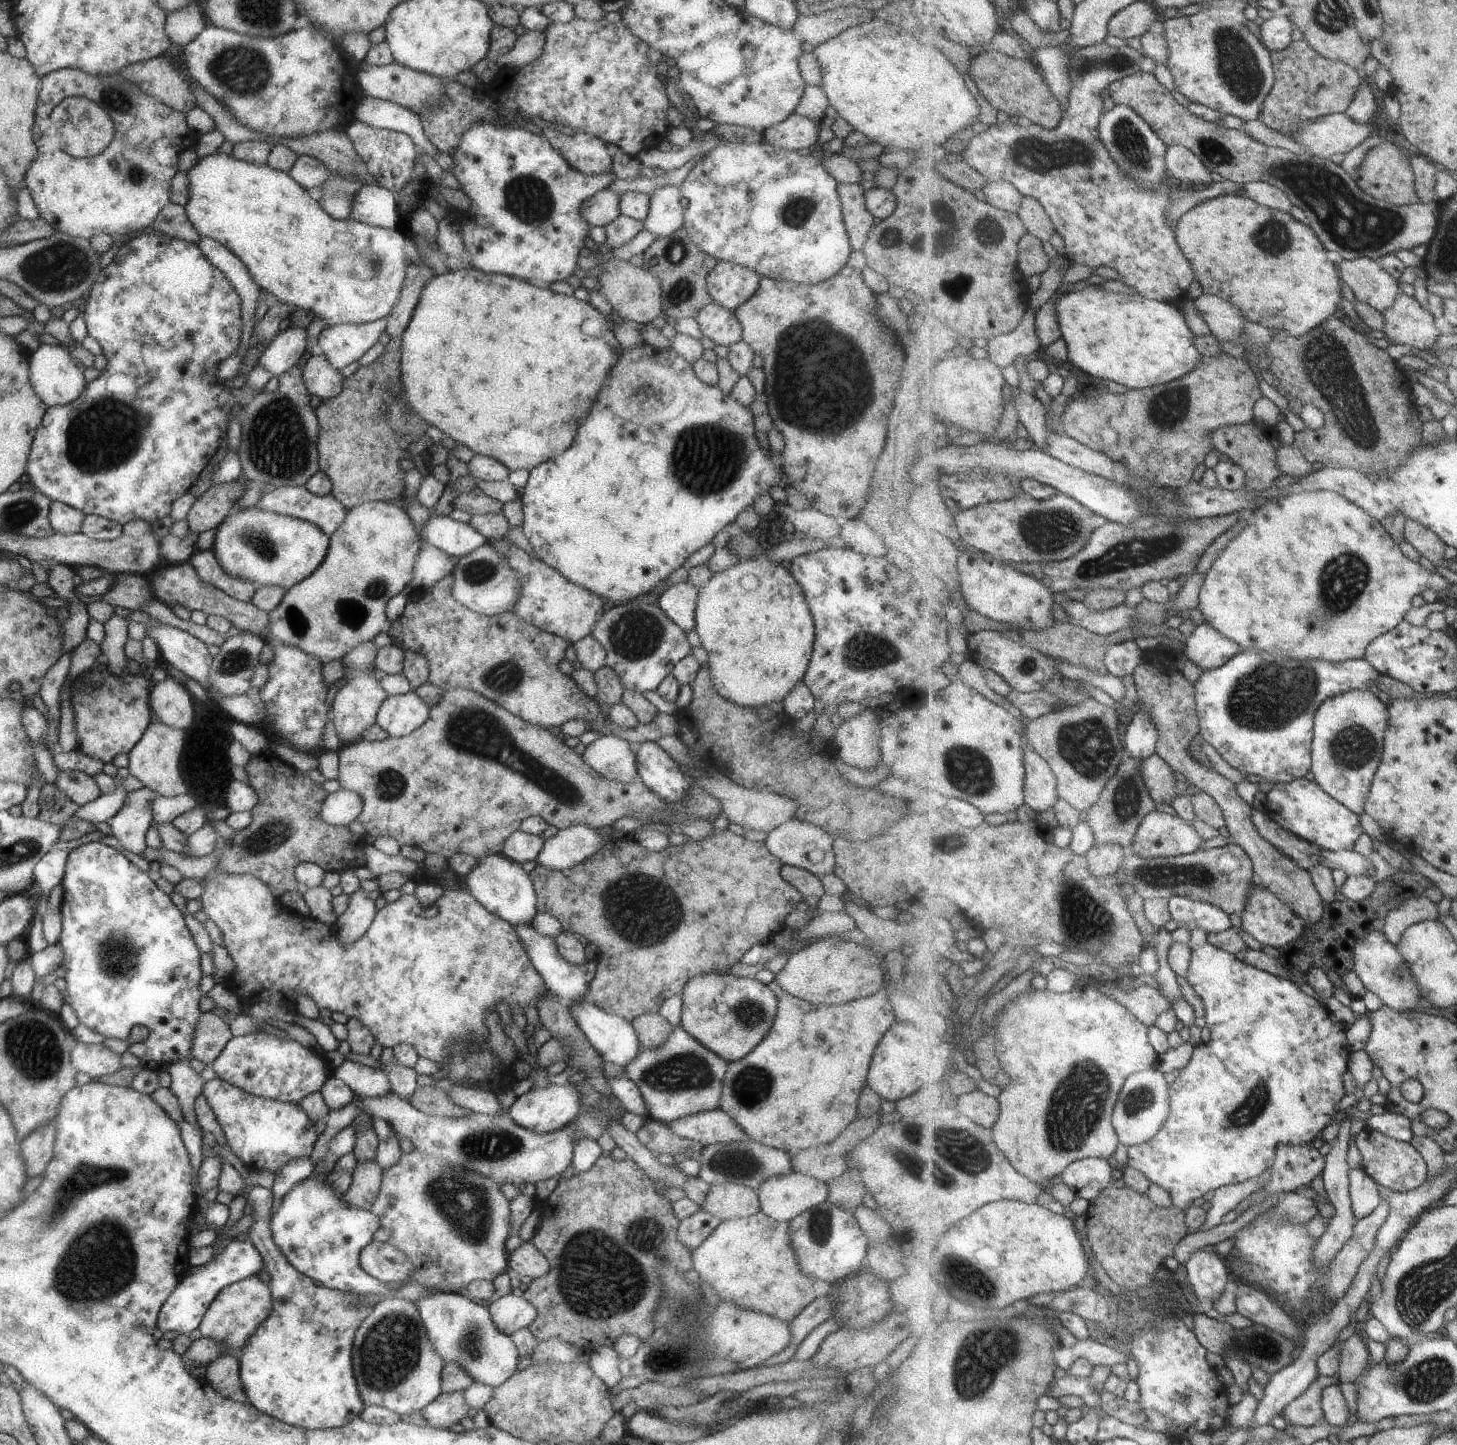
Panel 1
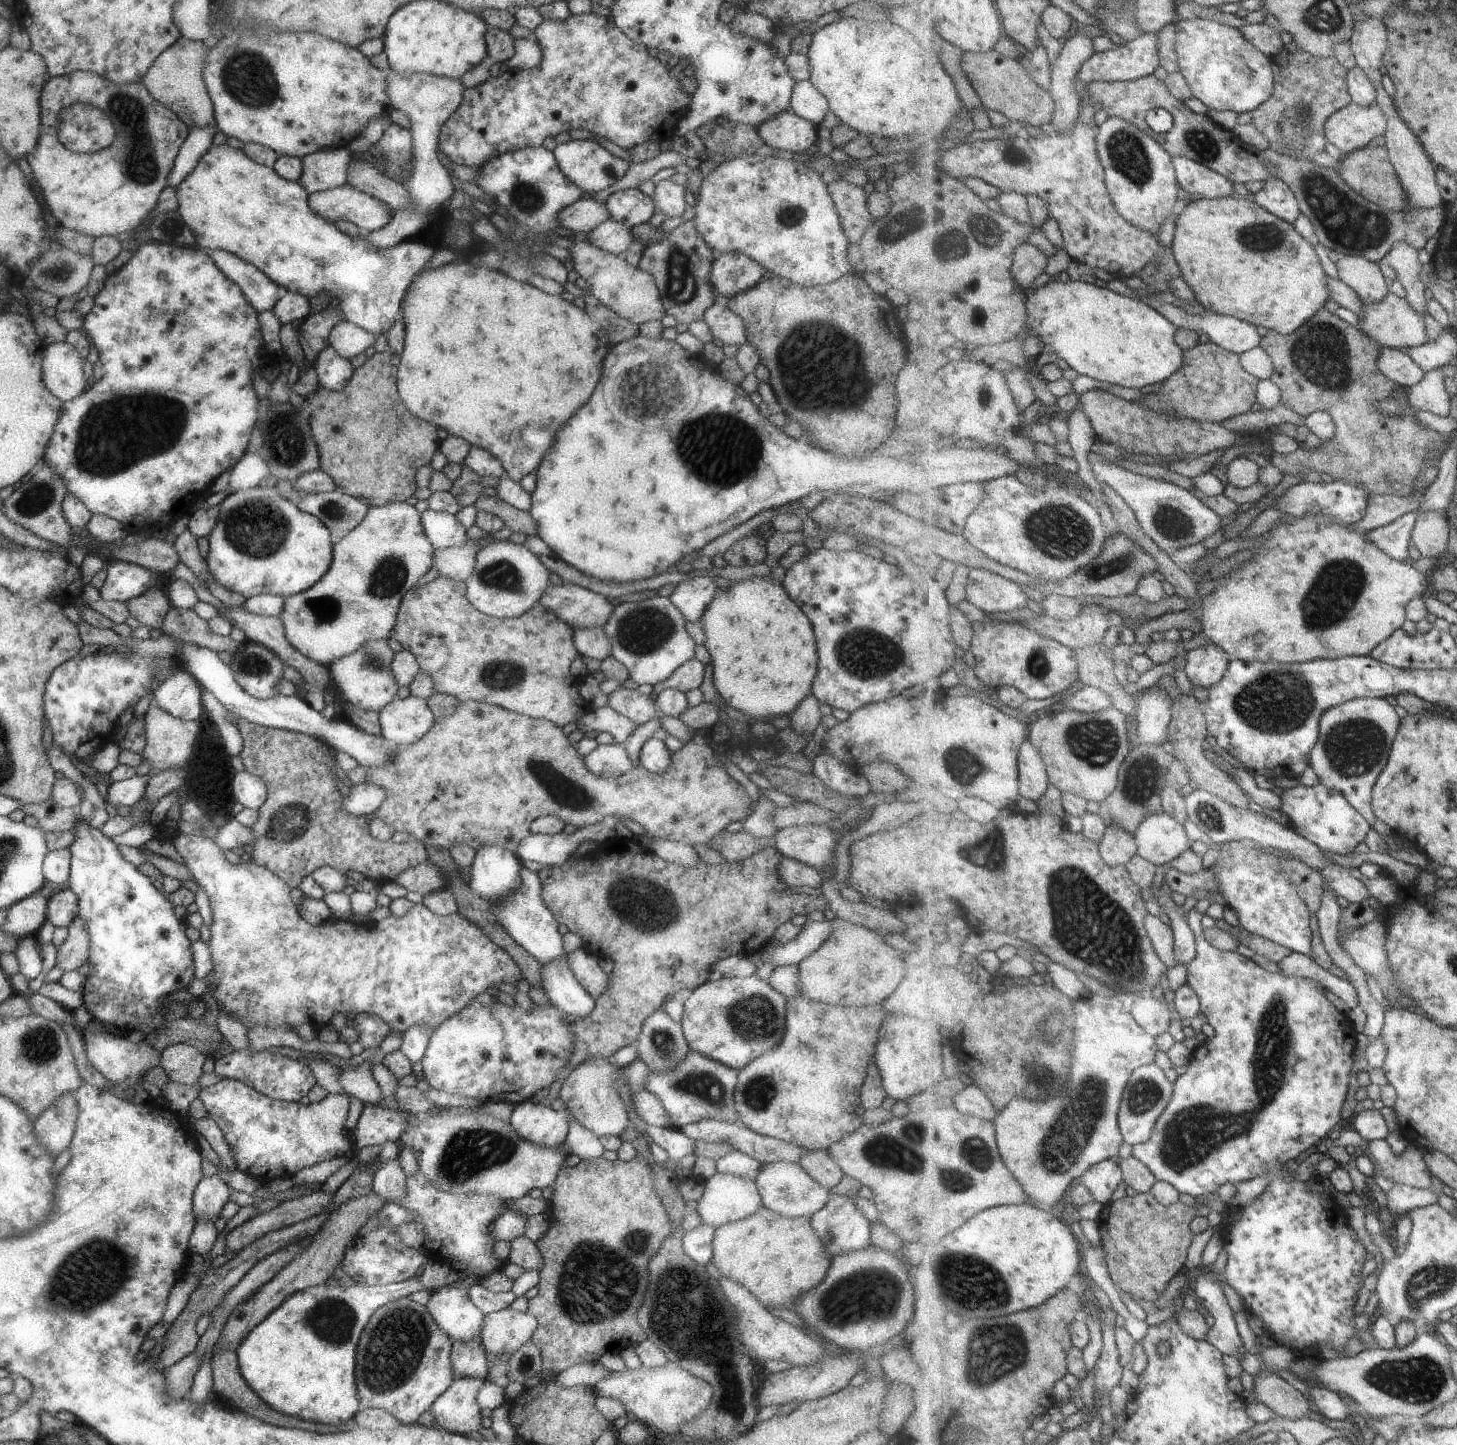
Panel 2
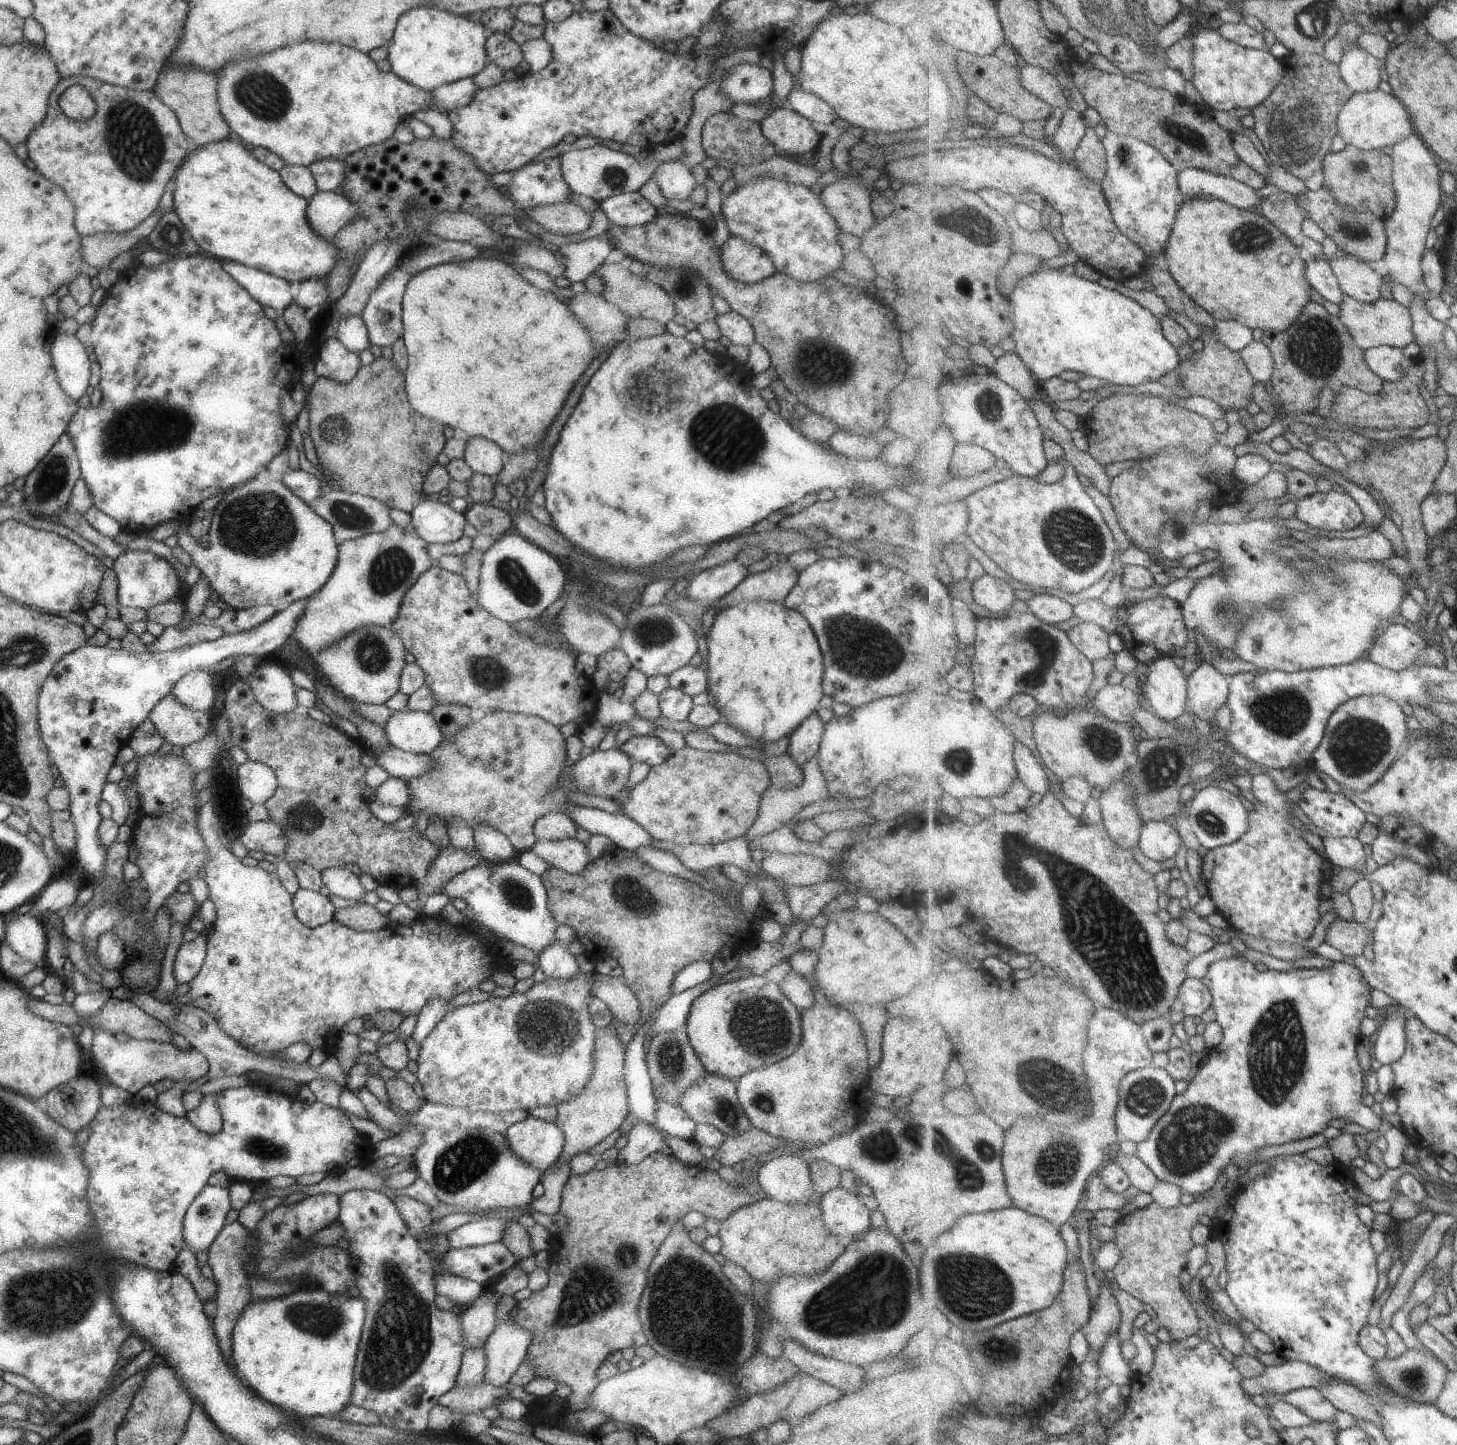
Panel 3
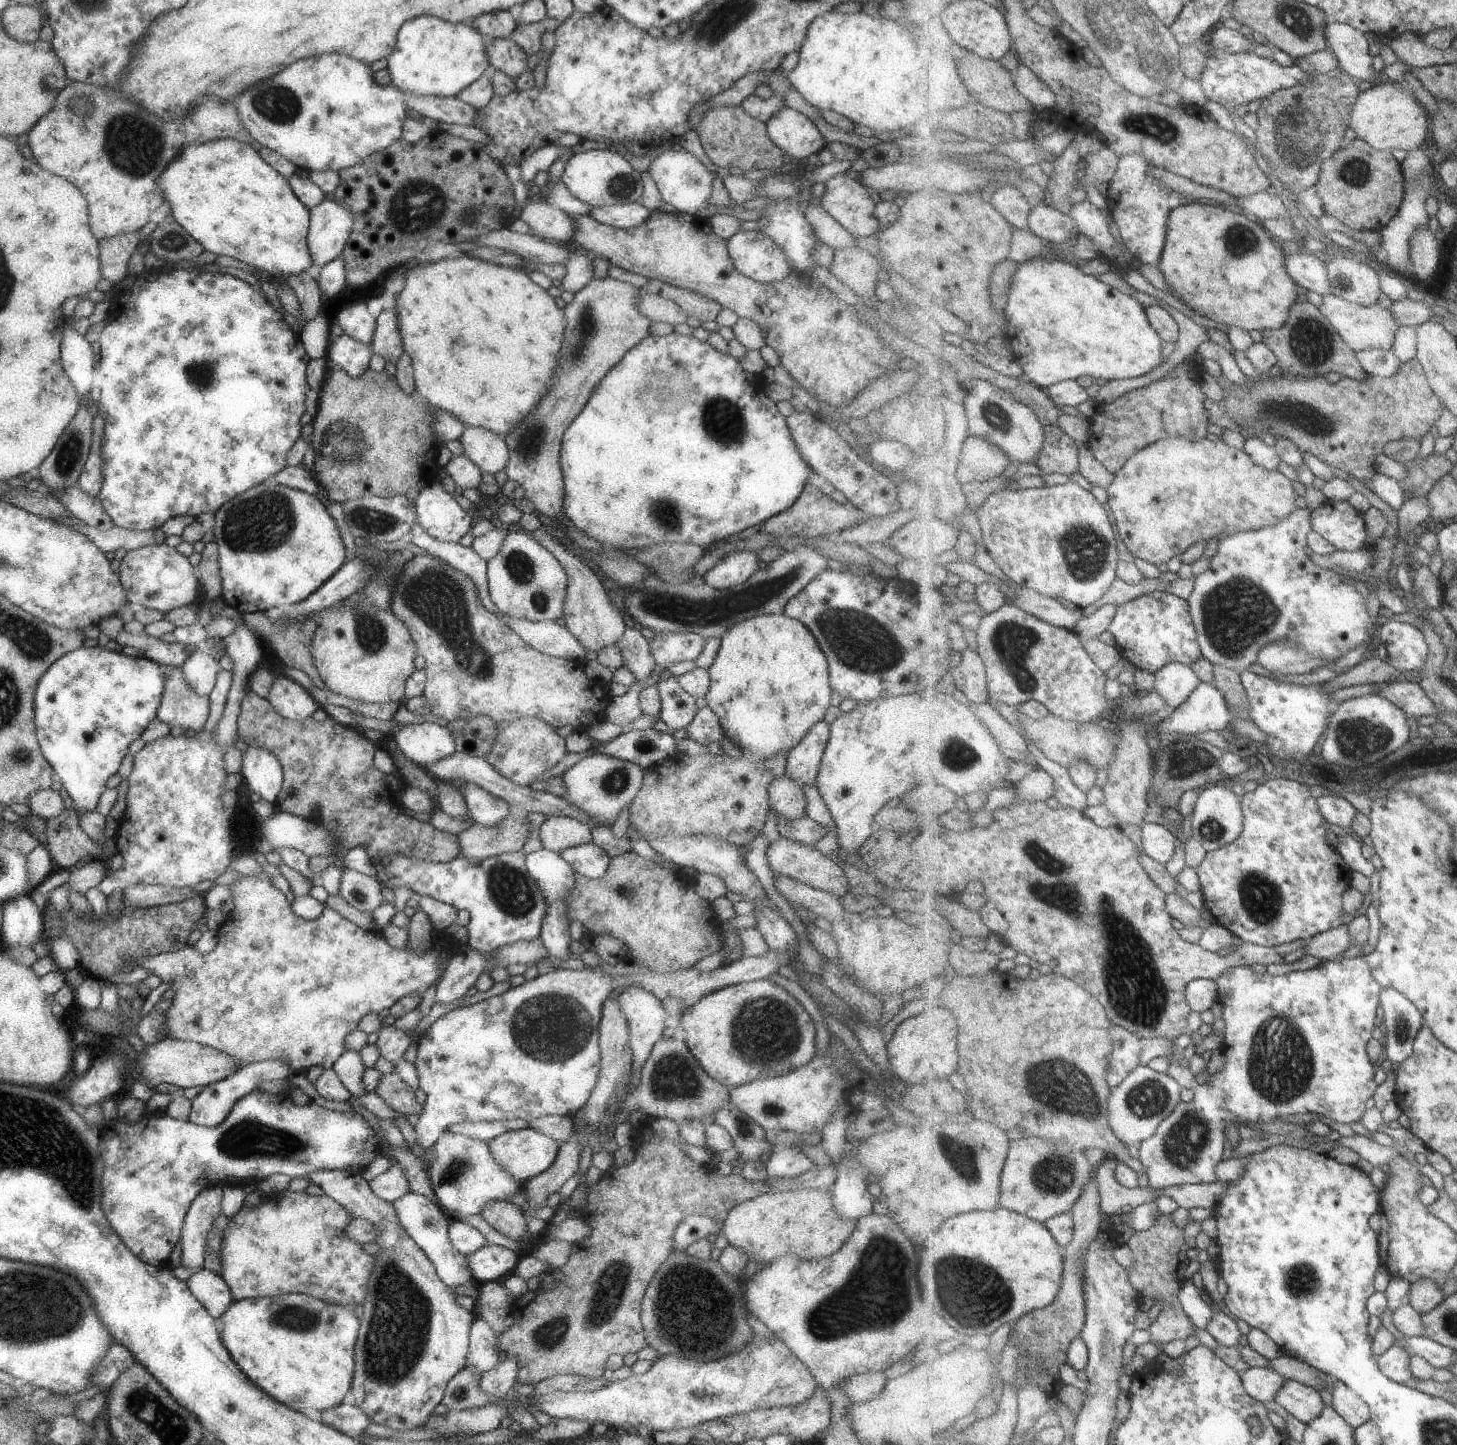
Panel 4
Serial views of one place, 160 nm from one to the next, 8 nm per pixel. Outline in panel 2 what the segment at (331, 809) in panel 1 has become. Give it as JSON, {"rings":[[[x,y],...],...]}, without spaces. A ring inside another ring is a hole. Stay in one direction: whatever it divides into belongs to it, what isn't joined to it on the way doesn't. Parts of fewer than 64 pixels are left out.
{"rings":[[[359,783],[349,788],[347,798],[342,797],[342,809],[349,814],[363,816],[373,814],[375,809],[385,800],[384,788],[373,783]]]}

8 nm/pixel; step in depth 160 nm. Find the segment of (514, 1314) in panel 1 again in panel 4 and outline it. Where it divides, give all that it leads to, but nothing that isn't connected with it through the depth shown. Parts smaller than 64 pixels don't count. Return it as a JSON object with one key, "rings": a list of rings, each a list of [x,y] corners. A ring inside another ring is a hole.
{"rings":[[[503,1355],[495,1366],[480,1374],[478,1387],[496,1397],[505,1395],[515,1385],[517,1369],[516,1358]]]}

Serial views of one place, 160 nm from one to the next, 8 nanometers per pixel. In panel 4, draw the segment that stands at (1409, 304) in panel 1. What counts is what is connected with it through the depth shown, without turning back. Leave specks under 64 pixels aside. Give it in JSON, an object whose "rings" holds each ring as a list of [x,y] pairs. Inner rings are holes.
{"rings":[[[1329,294],[1323,298],[1322,305],[1319,308],[1331,321],[1335,330],[1343,337],[1343,340],[1355,352],[1366,351],[1367,349],[1393,350],[1395,339],[1397,339],[1398,332],[1402,328],[1390,309],[1381,308],[1379,304],[1366,307],[1345,300],[1342,296]]]}

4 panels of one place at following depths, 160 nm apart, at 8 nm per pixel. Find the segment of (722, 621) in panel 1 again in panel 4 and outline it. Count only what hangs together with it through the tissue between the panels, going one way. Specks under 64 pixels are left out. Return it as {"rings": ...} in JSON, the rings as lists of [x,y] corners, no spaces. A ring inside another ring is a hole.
{"rings":[[[759,615],[731,625],[721,636],[719,649],[715,654],[711,666],[707,669],[710,683],[704,699],[706,706],[709,707],[715,716],[717,716],[720,727],[724,735],[729,737],[733,744],[740,748],[745,754],[759,756],[765,759],[775,755],[785,755],[807,734],[812,724],[819,722],[825,714],[825,710],[831,704],[832,688],[828,683],[828,664],[826,656],[821,652],[815,637],[810,630],[801,624],[798,620],[786,617],[785,615]]]}

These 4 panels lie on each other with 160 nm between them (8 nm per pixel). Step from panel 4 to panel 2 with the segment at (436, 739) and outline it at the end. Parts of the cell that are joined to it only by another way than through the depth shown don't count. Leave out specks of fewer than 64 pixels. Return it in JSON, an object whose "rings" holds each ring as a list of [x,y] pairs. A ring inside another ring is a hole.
{"rings":[[[414,696],[390,700],[378,712],[380,735],[394,742],[397,748],[413,744],[434,723],[426,701]]]}

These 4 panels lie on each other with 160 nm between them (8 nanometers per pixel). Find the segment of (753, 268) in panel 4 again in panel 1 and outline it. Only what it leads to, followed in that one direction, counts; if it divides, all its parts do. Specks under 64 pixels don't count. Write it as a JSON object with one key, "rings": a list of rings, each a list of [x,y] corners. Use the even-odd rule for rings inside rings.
{"rings":[[[716,261],[707,273],[706,291],[713,303],[732,311],[755,292],[759,279],[760,276],[750,268]]]}

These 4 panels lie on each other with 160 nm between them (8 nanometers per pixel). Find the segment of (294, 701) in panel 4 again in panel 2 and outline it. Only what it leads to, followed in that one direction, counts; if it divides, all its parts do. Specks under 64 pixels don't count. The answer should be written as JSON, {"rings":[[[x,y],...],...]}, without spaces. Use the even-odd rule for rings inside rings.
{"rings":[[[247,640],[240,643],[240,647],[230,656],[227,664],[243,692],[256,699],[268,699],[278,694],[275,686],[278,684],[277,680],[282,678],[283,665],[277,655],[268,648]]]}

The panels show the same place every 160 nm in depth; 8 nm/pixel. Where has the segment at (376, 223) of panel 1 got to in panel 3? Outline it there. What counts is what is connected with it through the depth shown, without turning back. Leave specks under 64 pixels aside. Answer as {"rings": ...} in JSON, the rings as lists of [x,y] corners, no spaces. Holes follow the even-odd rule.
{"rings":[[[317,191],[306,202],[309,228],[326,241],[331,241],[332,236],[357,214],[357,205],[332,191]]]}

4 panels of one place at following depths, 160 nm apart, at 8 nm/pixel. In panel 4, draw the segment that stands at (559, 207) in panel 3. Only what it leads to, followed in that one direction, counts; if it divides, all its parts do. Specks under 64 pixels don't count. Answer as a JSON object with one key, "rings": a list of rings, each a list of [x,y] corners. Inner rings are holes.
{"rings":[[[528,200],[518,219],[529,227],[529,234],[546,241],[570,240],[574,233],[574,222],[570,215],[549,203]]]}

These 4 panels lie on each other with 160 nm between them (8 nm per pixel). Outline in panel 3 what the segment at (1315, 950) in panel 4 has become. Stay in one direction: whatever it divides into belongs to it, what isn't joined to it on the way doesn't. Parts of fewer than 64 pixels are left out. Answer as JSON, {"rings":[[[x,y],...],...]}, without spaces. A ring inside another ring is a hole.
{"rings":[[[1336,918],[1328,927],[1325,942],[1339,950],[1343,955],[1361,956],[1367,944],[1375,939],[1375,925],[1355,920]]]}

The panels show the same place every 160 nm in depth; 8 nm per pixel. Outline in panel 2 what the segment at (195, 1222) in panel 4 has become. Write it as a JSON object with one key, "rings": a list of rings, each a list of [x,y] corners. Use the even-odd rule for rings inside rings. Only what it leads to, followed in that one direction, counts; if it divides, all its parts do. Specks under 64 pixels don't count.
{"rings":[[[203,1175],[193,1189],[192,1213],[195,1219],[213,1221],[228,1201],[229,1187],[217,1175]]]}

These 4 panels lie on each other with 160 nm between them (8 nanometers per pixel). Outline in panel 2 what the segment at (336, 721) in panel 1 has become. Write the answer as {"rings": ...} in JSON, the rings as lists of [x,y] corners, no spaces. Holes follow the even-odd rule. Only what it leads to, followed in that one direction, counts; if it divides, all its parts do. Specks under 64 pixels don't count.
{"rings":[[[366,640],[352,653],[339,657],[328,664],[330,678],[335,684],[335,688],[341,693],[345,703],[363,710],[379,712],[382,706],[394,699],[399,686],[395,682],[390,664],[395,653],[387,645],[386,640]]]}

